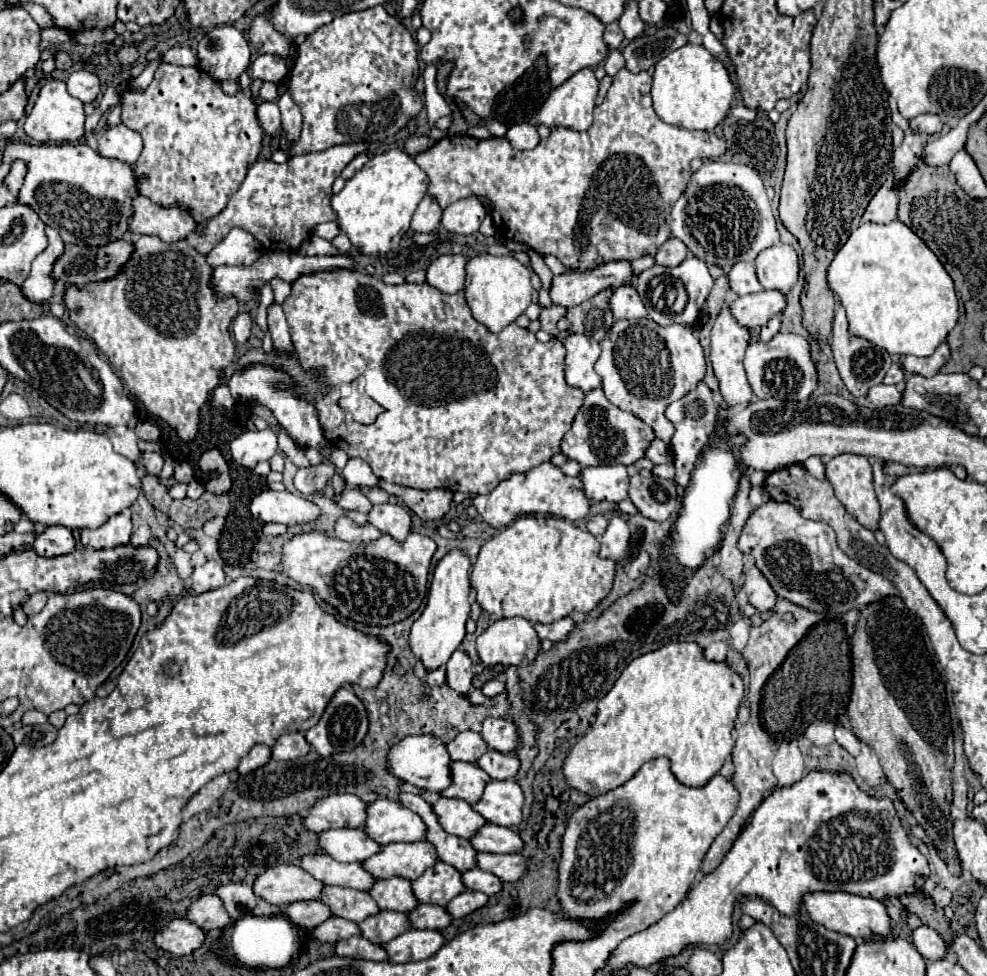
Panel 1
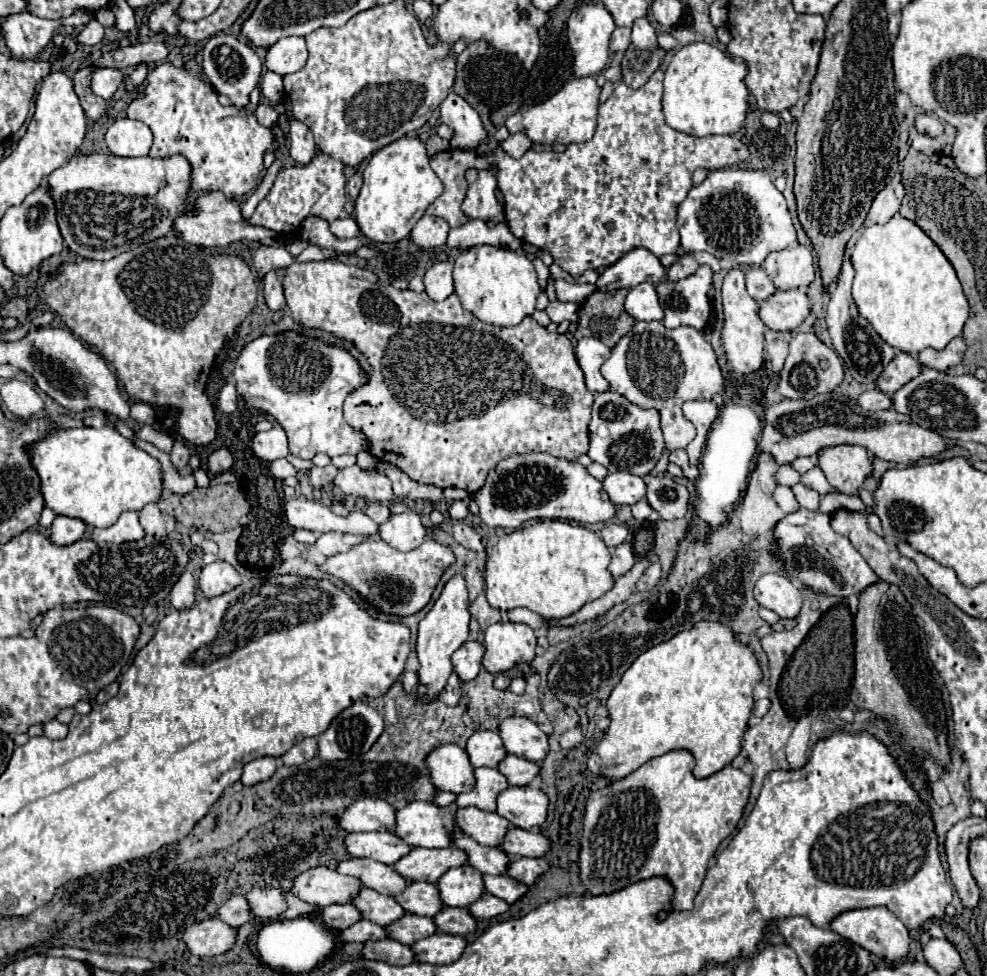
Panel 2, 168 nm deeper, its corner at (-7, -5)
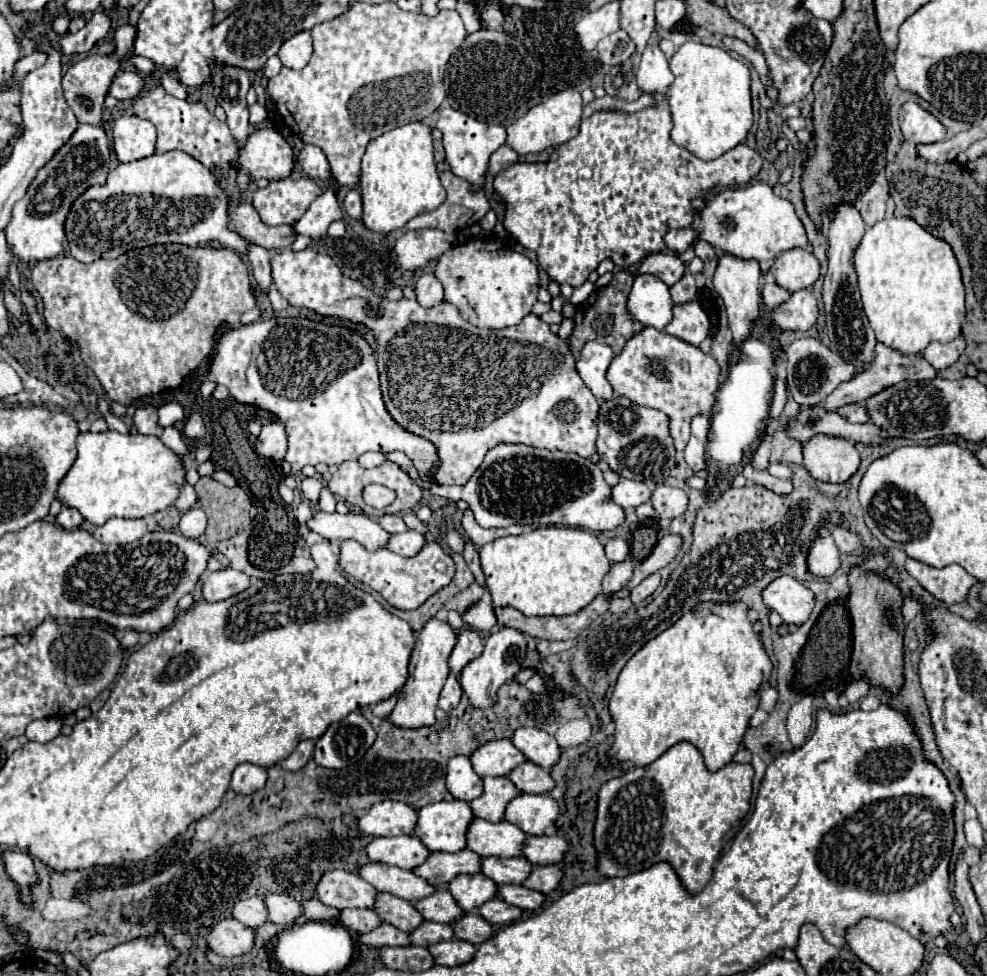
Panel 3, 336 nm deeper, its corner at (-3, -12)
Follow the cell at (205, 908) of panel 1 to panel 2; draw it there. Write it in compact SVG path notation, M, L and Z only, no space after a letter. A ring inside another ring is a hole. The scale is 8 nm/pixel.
M233 895L219 907L217 917L223 923L237 929L237 927L241 927L243 923L247 923L251 919L251 913L249 913L249 907L247 907L247 901L243 899L243 895Z

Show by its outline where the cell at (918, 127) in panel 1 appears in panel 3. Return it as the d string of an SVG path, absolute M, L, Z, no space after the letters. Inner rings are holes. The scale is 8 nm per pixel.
M903 102L899 108L899 126L905 140L915 144L933 144L945 140L945 126L917 102Z

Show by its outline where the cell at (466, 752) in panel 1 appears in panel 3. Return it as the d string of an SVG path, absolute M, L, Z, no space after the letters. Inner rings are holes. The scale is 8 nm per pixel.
M507 738L487 742L471 756L473 768L479 776L509 776L511 770L525 760L525 754Z

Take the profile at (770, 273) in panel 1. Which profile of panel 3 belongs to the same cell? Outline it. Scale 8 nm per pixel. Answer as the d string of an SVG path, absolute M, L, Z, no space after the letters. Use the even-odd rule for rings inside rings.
M793 248L779 254L769 268L785 290L809 288L819 278L819 260L807 248Z

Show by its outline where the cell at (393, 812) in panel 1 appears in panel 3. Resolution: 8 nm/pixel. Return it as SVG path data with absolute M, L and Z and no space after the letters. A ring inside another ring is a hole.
M441 800L419 810L419 822L415 826L415 836L423 838L425 846L433 852L459 852L467 846L467 828L475 818L469 802L465 800Z

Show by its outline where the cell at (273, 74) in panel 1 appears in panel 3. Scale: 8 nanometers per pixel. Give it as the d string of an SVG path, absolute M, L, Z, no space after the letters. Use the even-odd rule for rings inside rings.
M303 30L295 36L291 36L287 42L283 42L279 50L279 58L287 68L301 70L313 54L313 42L311 42L311 32Z

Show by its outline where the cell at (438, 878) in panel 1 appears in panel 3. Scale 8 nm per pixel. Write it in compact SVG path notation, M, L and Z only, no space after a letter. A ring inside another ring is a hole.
M461 874L449 884L449 892L465 912L473 912L497 896L497 884L485 874Z

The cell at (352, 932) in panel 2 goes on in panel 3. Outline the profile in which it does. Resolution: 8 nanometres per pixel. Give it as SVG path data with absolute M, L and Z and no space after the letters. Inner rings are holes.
M383 924L363 936L359 936L359 942L361 944L369 944L369 946L377 946L377 948L383 948L383 946L409 946L411 940L409 940L409 934L391 926L391 924Z

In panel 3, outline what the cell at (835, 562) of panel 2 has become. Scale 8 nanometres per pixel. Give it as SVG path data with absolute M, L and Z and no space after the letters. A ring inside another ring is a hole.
M819 528L819 538L809 550L809 572L815 576L831 576L839 568L839 550L827 528Z

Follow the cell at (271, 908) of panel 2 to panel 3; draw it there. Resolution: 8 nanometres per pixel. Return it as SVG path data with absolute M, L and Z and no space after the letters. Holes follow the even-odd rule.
M269 894L265 898L267 902L267 910L269 910L269 920L281 926L289 926L295 922L295 918L299 918L303 914L303 906L301 902L297 902L295 898L287 896L287 894Z

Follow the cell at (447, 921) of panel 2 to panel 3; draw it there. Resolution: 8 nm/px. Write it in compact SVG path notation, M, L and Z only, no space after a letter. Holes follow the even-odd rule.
M465 914L459 922L453 924L455 938L471 942L471 944L481 944L493 934L493 926L479 914Z

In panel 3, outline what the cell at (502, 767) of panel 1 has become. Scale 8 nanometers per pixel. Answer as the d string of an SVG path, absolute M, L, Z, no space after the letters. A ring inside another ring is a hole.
M529 760L523 762L523 766L517 766L509 774L509 780L515 782L515 786L519 786L521 792L527 792L527 794L547 794L555 786L551 774Z

